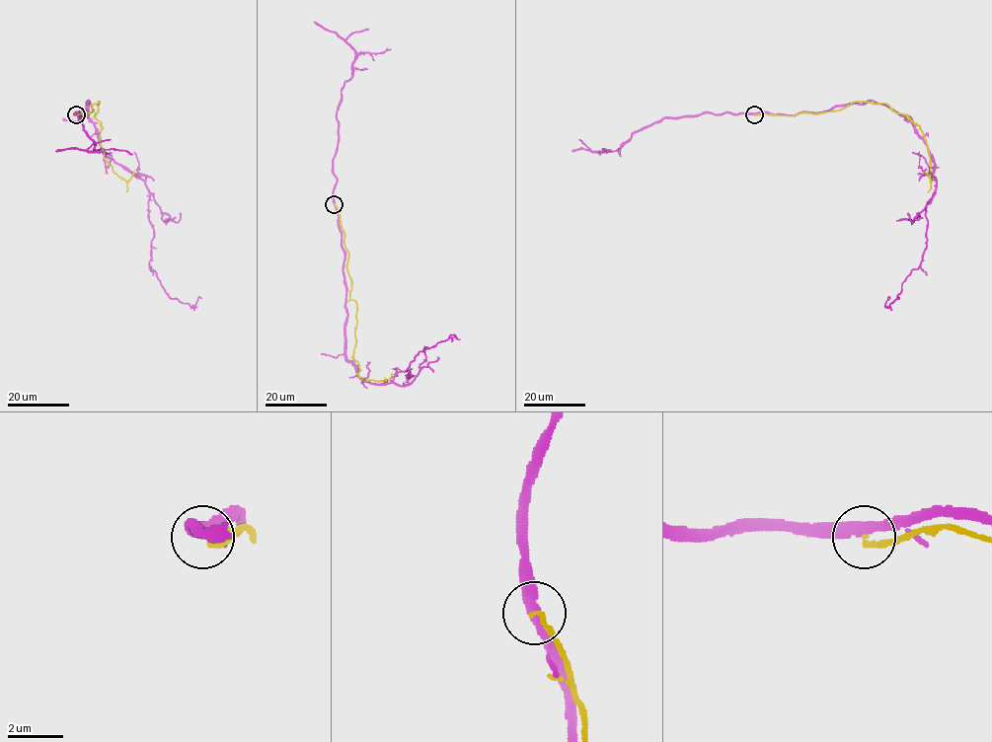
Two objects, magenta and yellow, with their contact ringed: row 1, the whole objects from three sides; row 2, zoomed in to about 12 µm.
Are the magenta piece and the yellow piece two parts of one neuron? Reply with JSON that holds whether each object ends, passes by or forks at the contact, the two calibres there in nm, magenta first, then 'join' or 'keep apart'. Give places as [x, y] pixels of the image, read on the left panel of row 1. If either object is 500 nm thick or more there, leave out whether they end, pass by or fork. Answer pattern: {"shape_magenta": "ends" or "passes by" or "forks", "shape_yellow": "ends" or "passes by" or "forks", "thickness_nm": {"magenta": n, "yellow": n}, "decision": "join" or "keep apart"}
{"shape_magenta": "passes by", "shape_yellow": "ends", "thickness_nm": {"magenta": 360, "yellow": 160}, "decision": "keep apart"}

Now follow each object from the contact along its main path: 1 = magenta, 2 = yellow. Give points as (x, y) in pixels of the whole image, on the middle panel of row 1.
1: (334, 204), (344, 251), (344, 356), (356, 374), (374, 384), (405, 386), (419, 351), (453, 334), (459, 339)
2: (334, 204), (348, 254), (349, 298), (356, 304), (352, 357), (358, 362), (357, 375), (377, 381), (392, 375)

